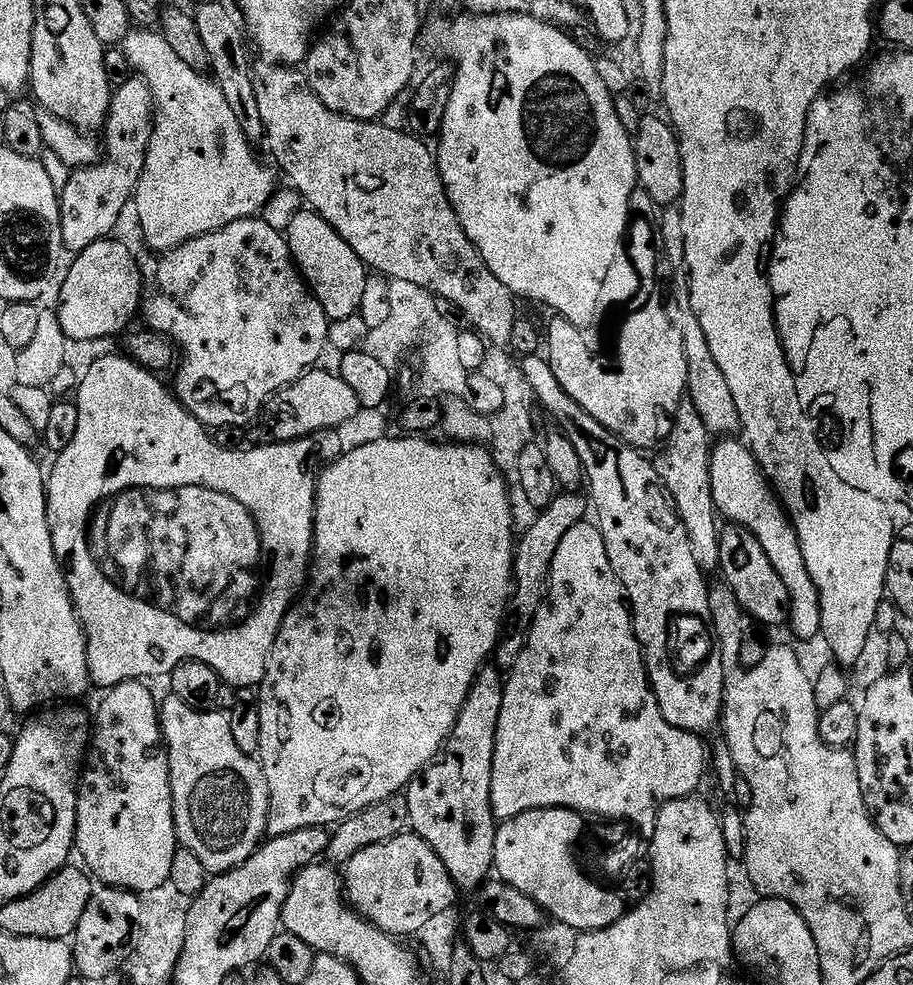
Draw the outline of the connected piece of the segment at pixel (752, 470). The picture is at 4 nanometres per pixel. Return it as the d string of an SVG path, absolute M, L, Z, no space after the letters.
M721 439L711 449L709 474L717 513L723 519L725 516L733 525L746 528L750 534L754 534L754 538L758 538L762 550L766 550L766 558L770 558L770 566L778 570L778 578L782 578L786 586L790 605L790 629L798 639L812 640L821 635L820 595L818 586L814 586L814 578L810 578L810 570L806 570L806 558L802 558L802 546L798 542L796 527L789 520L780 497L764 476L751 448L747 443L737 440Z

